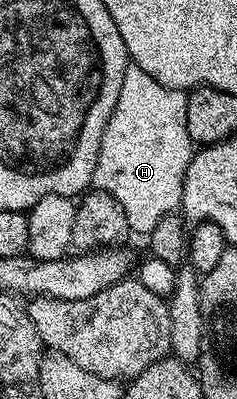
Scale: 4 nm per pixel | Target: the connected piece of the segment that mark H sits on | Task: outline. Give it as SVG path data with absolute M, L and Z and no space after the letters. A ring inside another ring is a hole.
M133 65L127 66L124 73L124 85L120 85L120 97L116 101L116 109L112 109L112 117L108 121L108 125L104 129L104 137L100 141L100 153L96 157L96 169L94 170L93 186L100 191L106 191L112 197L116 197L116 201L120 201L120 209L124 209L124 217L128 217L128 225L131 232L142 234L142 237L149 236L152 229L156 229L156 221L160 221L160 217L165 215L173 215L179 210L182 202L182 186L184 185L184 177L188 173L188 165L190 160L196 154L196 144L190 139L188 133L188 105L186 104L186 91L177 91L171 87L160 85L160 81L156 81L156 77L148 77L148 73L144 73L144 69Z

